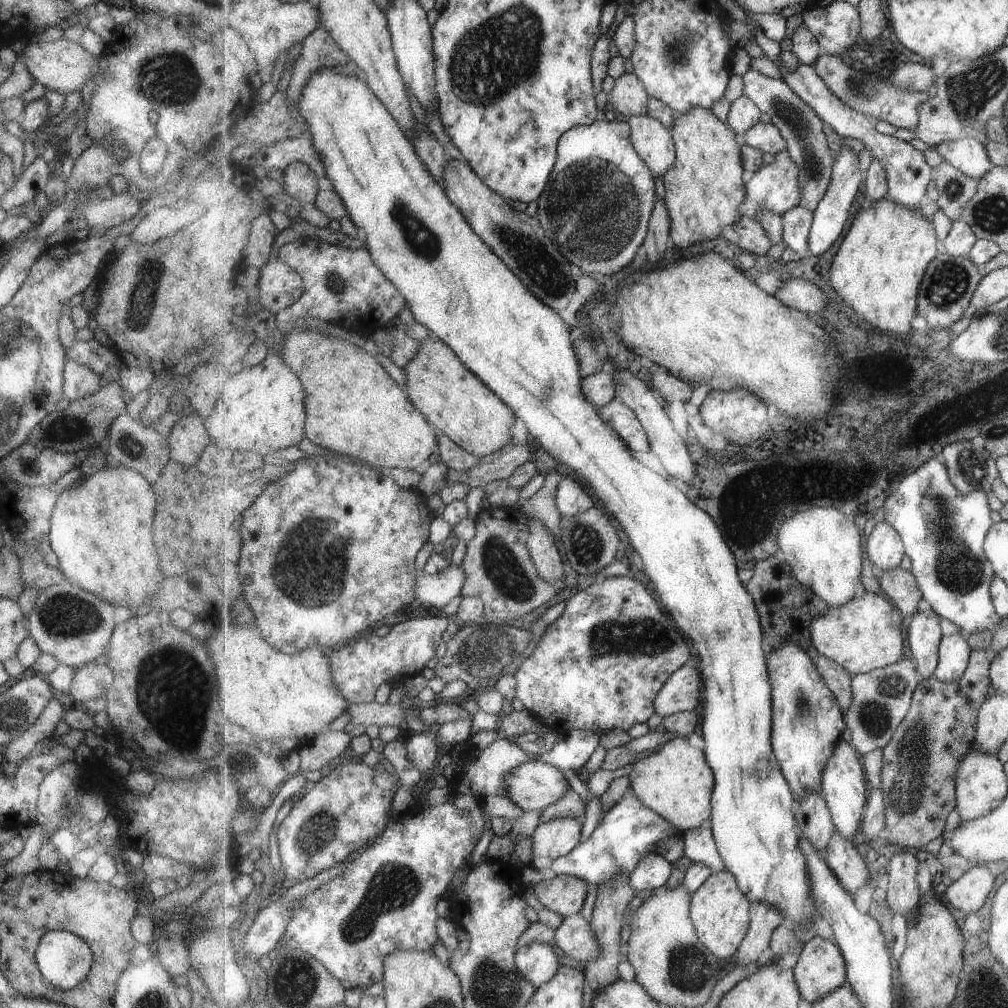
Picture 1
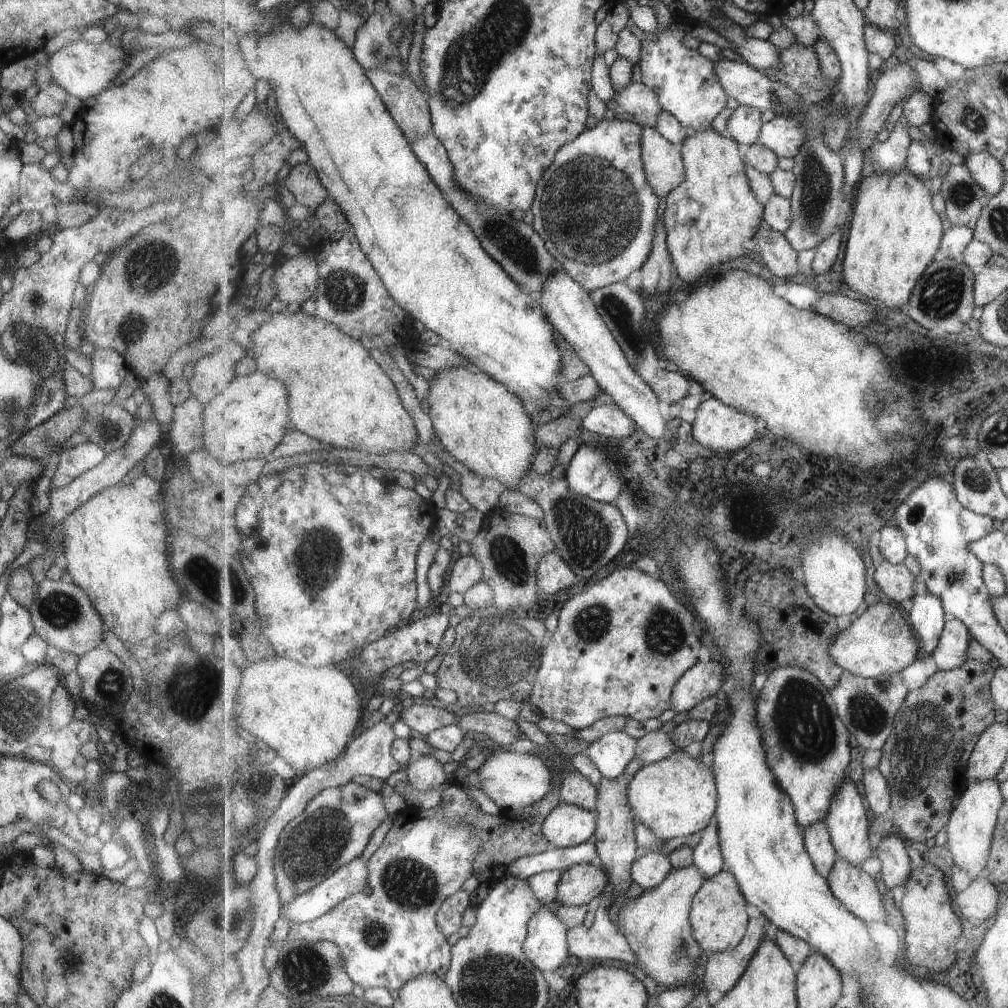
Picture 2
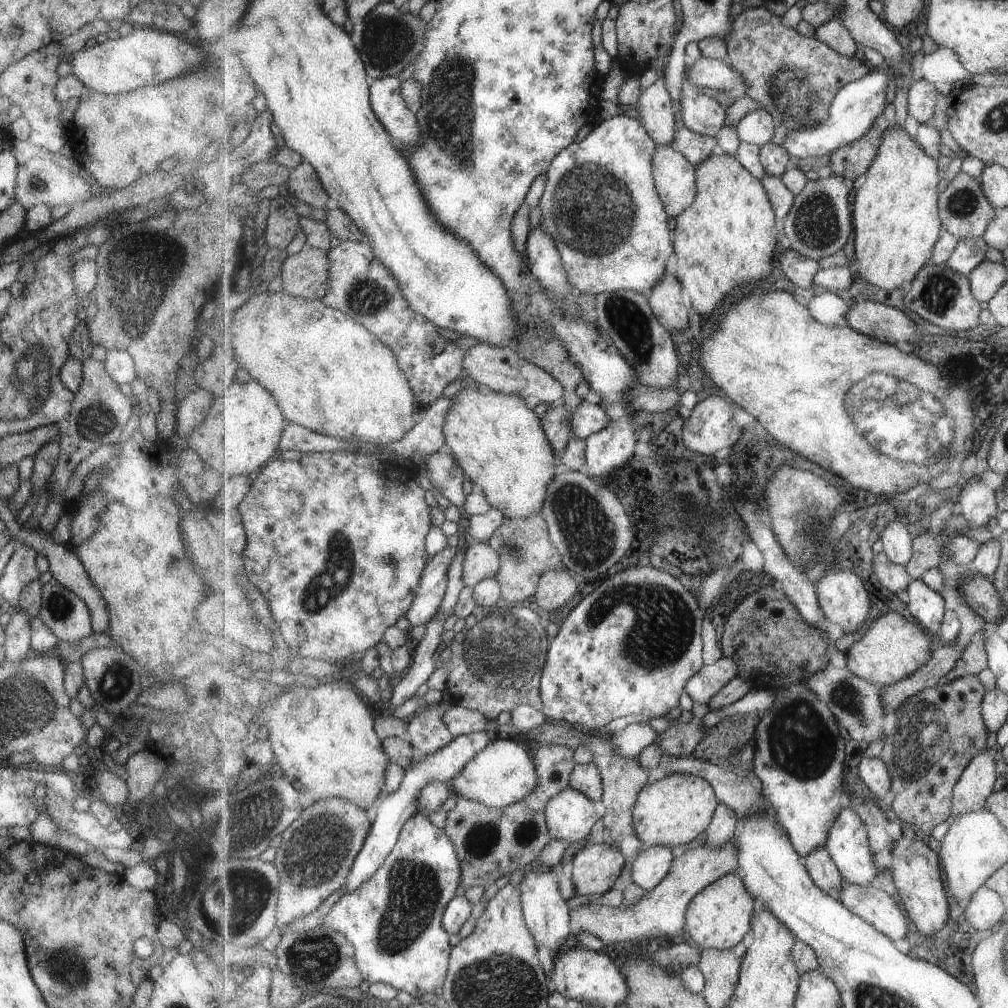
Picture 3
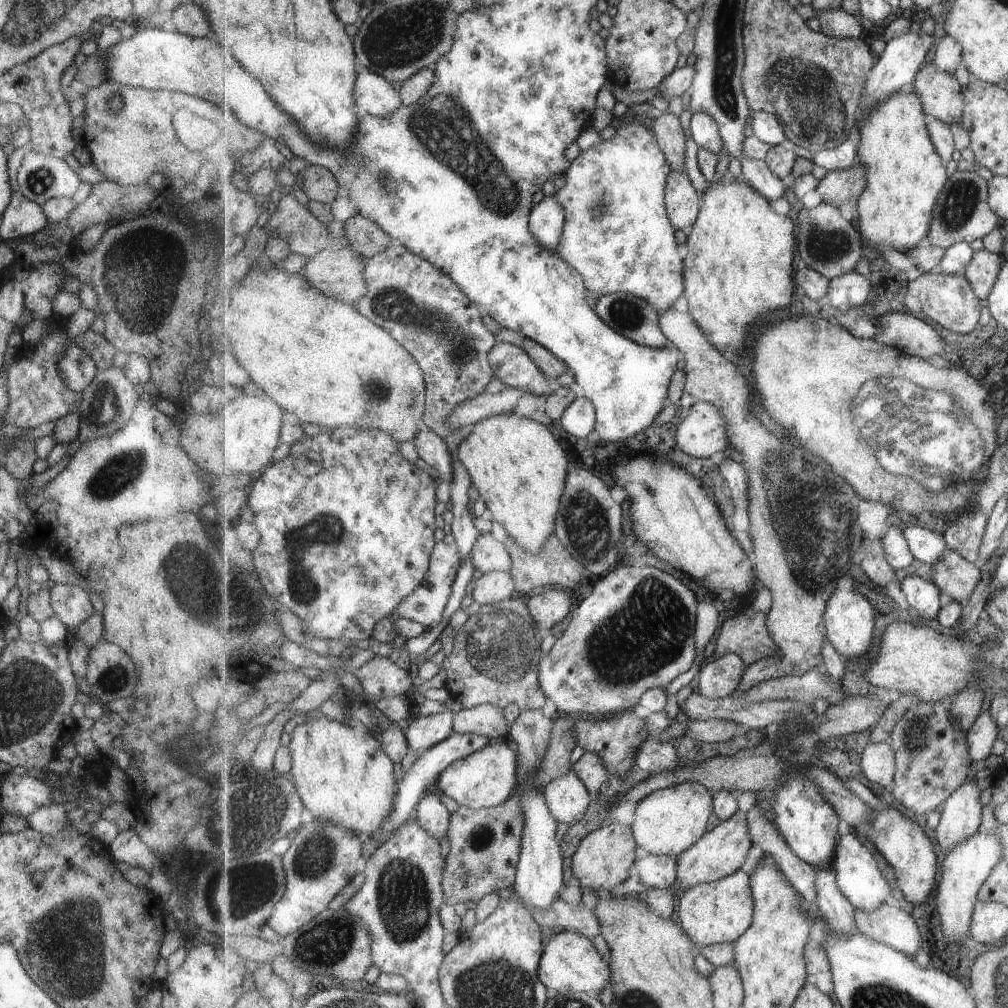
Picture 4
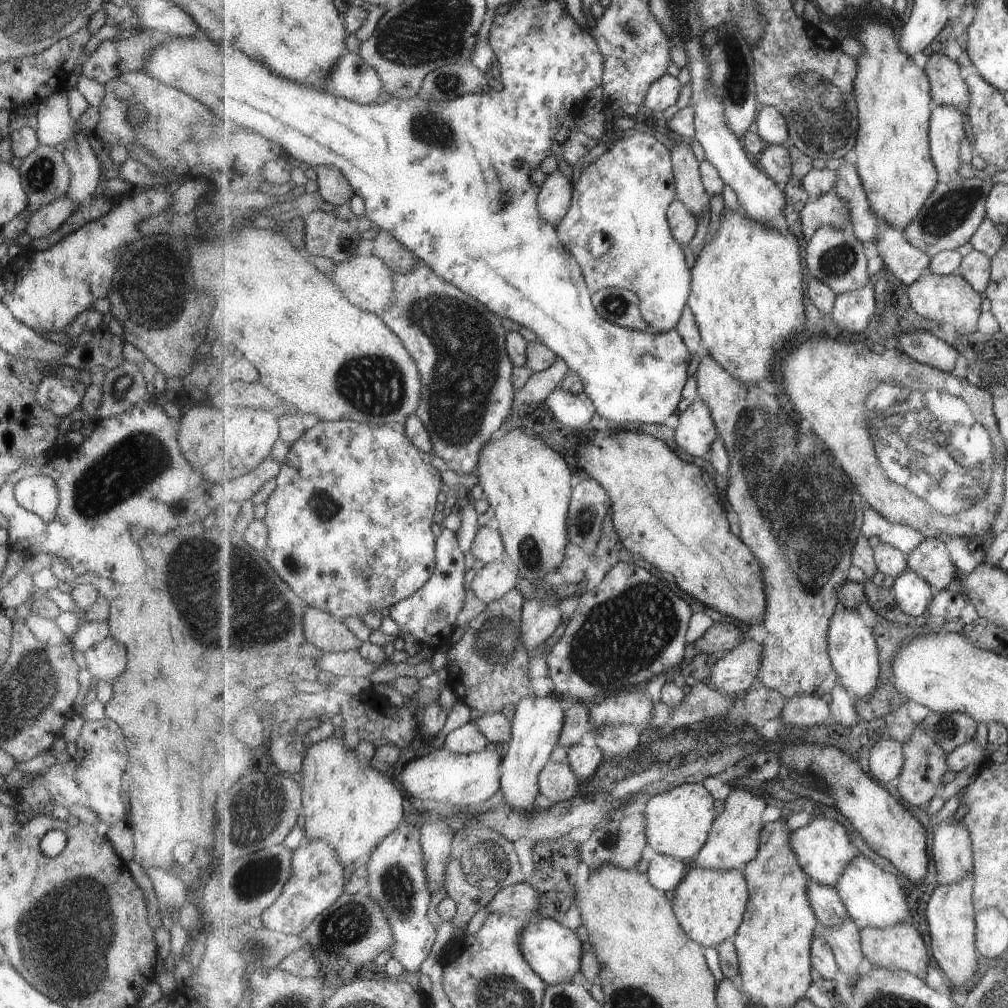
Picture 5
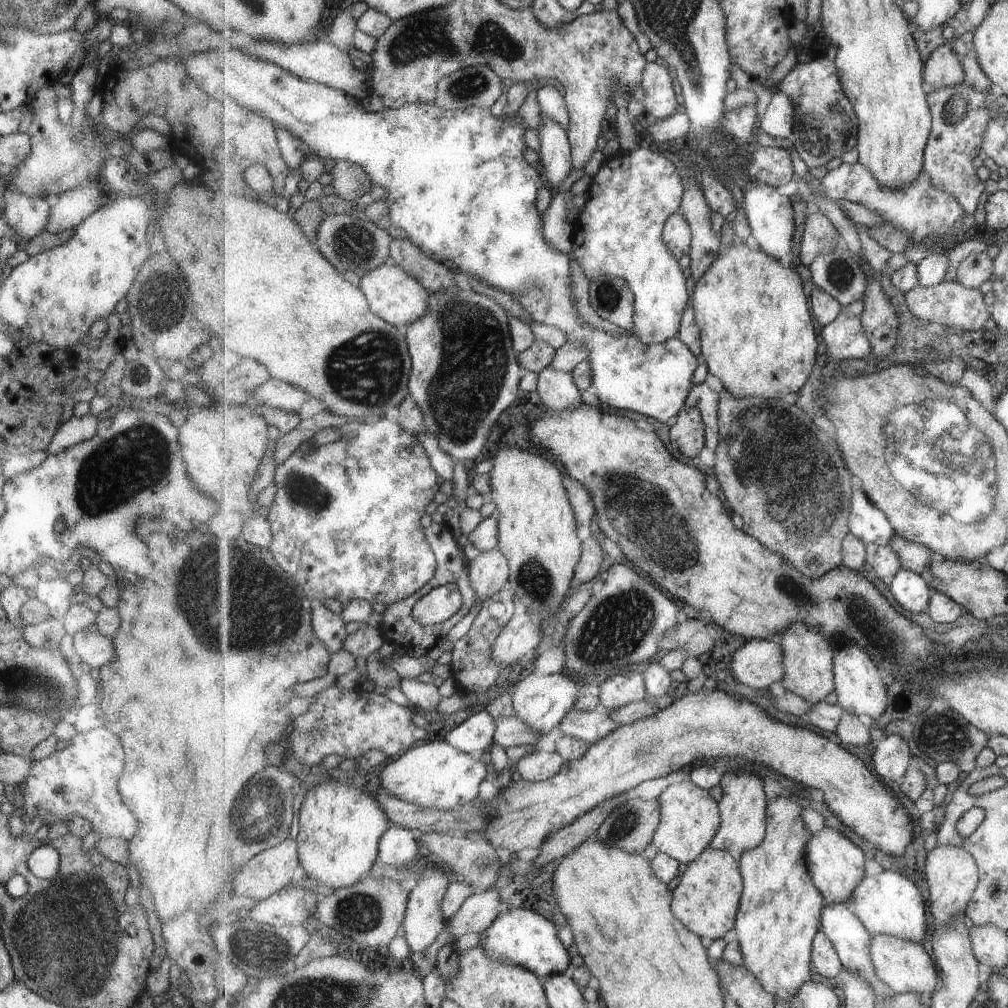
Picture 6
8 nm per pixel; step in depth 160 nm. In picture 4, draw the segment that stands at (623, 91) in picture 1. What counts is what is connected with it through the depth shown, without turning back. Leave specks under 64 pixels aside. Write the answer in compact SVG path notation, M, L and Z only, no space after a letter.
M670 111L664 112L651 123L650 127L655 132L657 142L660 142L670 166L675 171L685 171L687 137L679 116Z

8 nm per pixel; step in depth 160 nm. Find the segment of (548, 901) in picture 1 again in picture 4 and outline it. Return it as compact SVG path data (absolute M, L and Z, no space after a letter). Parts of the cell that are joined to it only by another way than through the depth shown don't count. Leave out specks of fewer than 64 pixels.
M605 824L588 834L574 852L572 856L574 876L580 880L584 888L593 887L599 892L613 890L634 873L638 861L637 850L639 846L632 825Z

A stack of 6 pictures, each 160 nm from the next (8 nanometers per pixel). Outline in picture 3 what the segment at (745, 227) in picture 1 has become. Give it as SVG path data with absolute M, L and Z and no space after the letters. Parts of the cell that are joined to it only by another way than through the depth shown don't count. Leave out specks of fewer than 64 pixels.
M787 248L787 250L777 254L775 260L793 285L803 289L816 286L814 284L815 274L822 268L819 261L807 258L807 256L799 254L793 248Z

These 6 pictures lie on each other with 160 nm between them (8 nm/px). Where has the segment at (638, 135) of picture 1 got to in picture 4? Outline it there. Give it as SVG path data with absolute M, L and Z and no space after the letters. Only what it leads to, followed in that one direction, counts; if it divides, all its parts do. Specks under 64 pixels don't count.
M673 169L666 194L666 209L673 226L686 233L692 230L703 204L704 198L695 192L687 173Z

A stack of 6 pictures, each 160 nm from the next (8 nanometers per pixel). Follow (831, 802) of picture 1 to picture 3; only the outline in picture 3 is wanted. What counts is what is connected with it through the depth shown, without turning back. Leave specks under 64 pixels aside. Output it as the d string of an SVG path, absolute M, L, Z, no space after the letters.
M845 805L829 833L825 847L845 881L862 887L870 887L876 884L877 866L875 866L875 860L873 860L873 850L870 846L868 830L857 812Z

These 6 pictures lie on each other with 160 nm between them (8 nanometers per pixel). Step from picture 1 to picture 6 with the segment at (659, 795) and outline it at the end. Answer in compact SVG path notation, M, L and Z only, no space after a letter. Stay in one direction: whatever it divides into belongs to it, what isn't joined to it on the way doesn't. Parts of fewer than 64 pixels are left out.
M691 779L668 785L660 794L659 800L662 815L652 842L658 852L667 853L672 859L677 859L680 863L688 865L712 844L713 838L716 837L717 831L720 829L722 816L719 802L713 800L709 790L697 786L697 783Z

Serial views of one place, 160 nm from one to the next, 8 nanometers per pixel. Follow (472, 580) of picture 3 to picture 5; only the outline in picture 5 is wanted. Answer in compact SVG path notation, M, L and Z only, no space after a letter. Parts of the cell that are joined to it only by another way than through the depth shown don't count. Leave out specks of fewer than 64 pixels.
M489 526L480 527L470 554L470 558L477 558L485 564L503 562L507 552L502 534Z

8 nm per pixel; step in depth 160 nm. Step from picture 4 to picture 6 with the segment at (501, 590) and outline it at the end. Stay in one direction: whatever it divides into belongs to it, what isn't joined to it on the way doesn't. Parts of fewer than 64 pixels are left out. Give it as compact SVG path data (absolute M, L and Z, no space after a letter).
M499 547L490 551L480 551L469 562L469 570L473 588L482 601L508 587L510 564Z

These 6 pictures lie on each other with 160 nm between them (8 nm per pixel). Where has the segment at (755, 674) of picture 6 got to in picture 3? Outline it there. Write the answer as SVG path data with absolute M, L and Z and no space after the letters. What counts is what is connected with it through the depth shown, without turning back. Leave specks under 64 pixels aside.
M721 657L712 665L703 665L703 668L689 680L685 692L693 702L709 705L712 698L727 686L740 672L740 668L729 657Z

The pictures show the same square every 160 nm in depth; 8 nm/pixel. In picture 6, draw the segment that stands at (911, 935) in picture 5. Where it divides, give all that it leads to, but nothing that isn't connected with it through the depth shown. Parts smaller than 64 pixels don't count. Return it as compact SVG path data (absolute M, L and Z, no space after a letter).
M875 934L872 937L871 956L879 978L897 993L931 994L937 990L942 978L937 965L921 943L908 941L893 935Z

